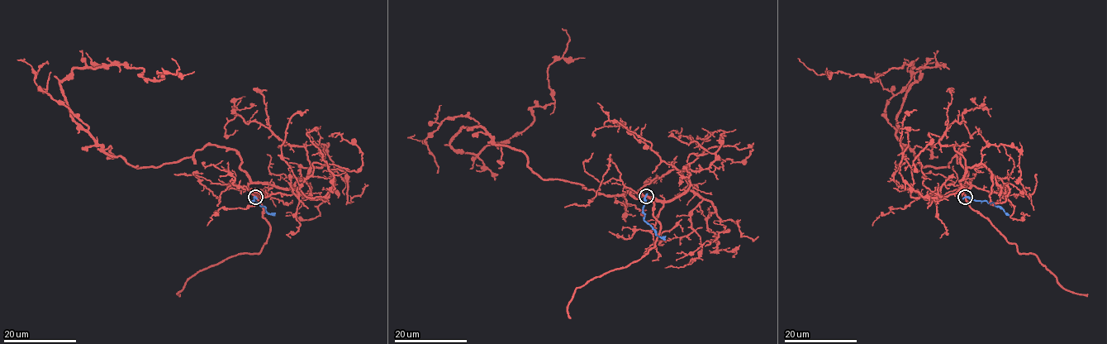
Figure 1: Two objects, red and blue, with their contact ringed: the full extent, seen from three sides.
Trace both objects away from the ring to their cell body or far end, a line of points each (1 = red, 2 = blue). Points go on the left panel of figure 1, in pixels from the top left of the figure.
1: (255, 198), (232, 149), (138, 168), (73, 117), (59, 83), (73, 68), (162, 79), (176, 74), (172, 58)
2: (255, 198), (254, 203), (258, 203), (275, 216)

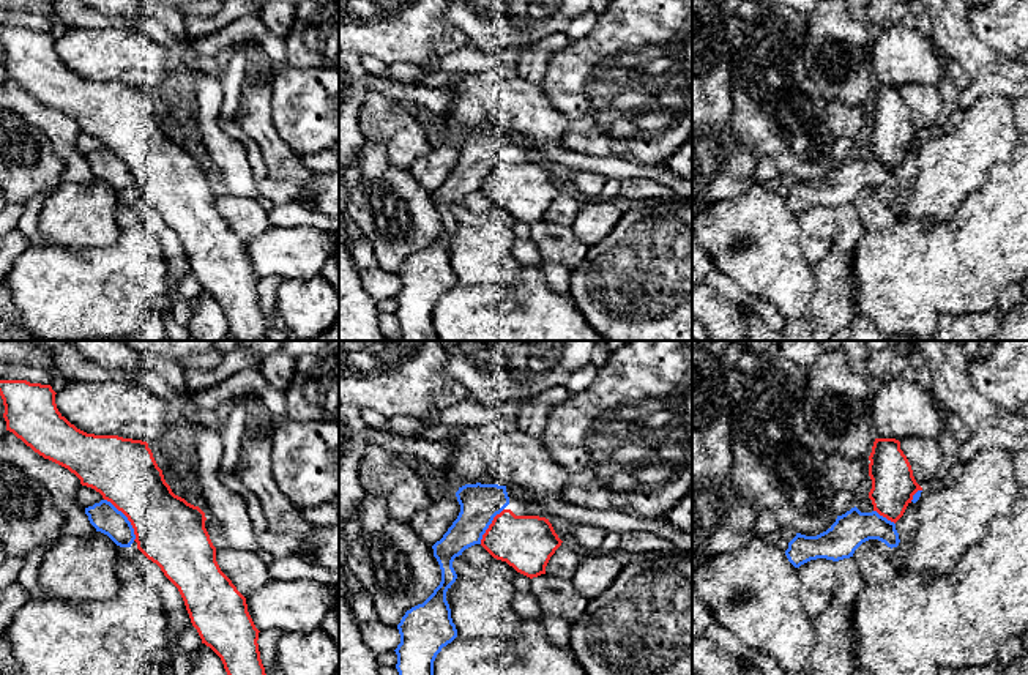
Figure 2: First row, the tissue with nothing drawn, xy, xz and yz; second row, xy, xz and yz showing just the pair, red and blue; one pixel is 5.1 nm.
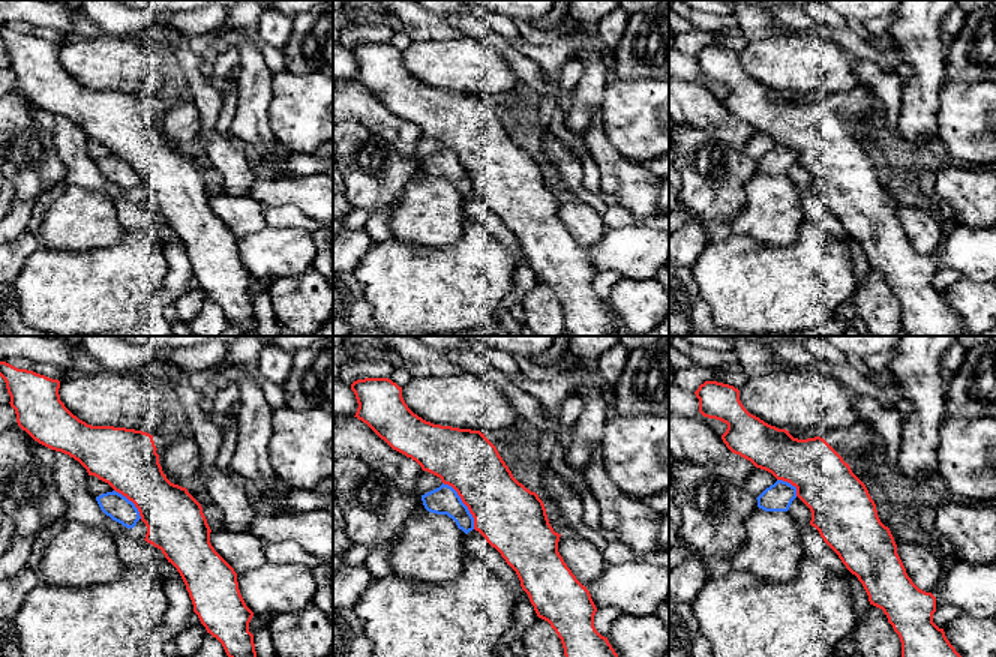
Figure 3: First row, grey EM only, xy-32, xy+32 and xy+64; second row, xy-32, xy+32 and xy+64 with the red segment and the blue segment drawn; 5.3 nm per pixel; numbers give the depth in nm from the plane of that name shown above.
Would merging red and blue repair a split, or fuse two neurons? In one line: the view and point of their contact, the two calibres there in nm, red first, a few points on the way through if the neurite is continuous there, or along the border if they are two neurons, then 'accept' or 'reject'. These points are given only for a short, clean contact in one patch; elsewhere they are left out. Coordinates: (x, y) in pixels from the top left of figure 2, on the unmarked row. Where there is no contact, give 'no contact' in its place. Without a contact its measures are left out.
contact xy (126, 163); calibres 360 and 150 nm; reject

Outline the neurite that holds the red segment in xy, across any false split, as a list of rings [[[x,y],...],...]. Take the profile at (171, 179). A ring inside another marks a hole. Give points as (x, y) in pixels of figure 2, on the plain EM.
[[[0,27],[6,77],[44,106],[68,115],[82,132],[99,139],[128,164],[137,196],[178,235],[202,290],[221,304],[230,334],[238,341],[263,341],[268,323],[257,290],[260,278],[248,259],[246,244],[216,208],[205,159],[172,139],[147,88],[77,76],[58,58],[55,41],[50,32]]]

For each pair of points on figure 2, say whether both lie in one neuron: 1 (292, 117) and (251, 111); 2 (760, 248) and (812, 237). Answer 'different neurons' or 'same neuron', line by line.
1: different neurons
2: different neurons

